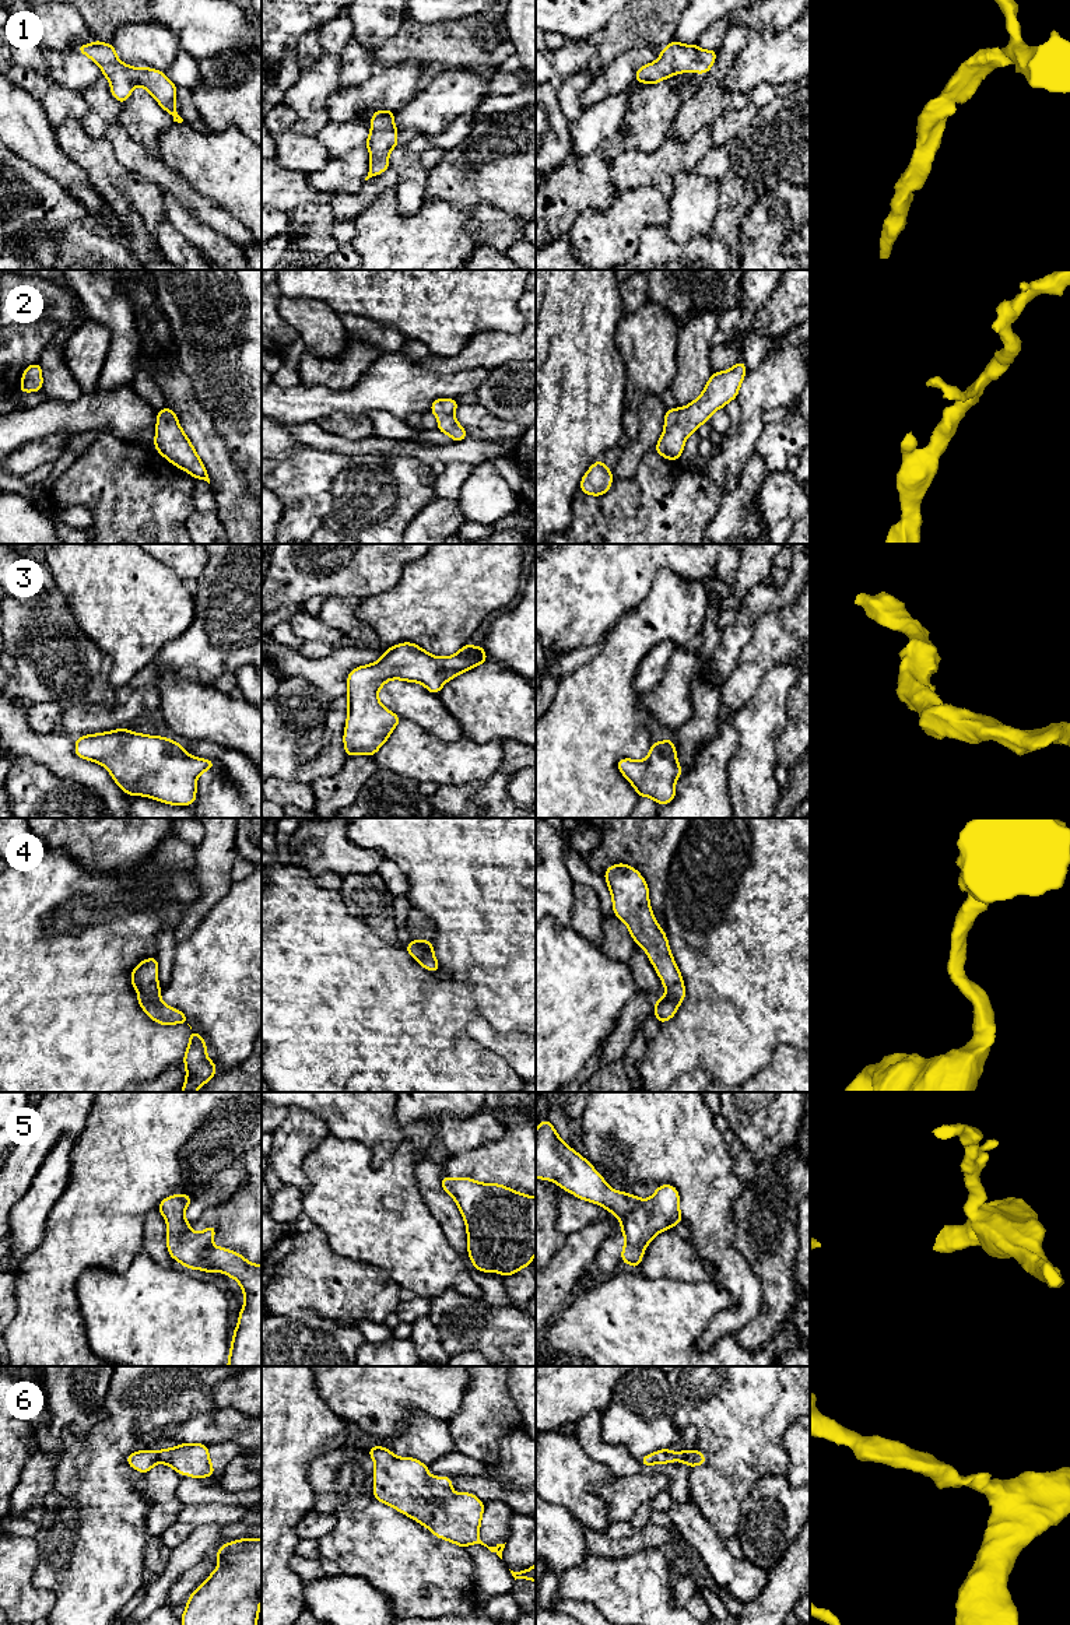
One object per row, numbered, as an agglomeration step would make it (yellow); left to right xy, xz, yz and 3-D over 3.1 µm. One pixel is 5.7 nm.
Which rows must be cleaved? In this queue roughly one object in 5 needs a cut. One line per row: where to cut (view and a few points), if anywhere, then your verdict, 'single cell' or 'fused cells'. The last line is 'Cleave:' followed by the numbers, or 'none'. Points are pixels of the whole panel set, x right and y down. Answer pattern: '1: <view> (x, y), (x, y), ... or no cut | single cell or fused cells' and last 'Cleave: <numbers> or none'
1: no cut | single cell
2: no cut | single cell
3: no cut | single cell
4: no cut | single cell
5: no cut | single cell
6: no cut | single cell
Cleave: none

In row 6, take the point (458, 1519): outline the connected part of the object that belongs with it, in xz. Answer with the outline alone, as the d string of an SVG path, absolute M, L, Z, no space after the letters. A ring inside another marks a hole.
M380 1445L366 1452L375 1463L375 1501L417 1520L438 1538L463 1548L481 1544L502 1559L506 1542L488 1547L480 1540L484 1502L476 1495L455 1494L450 1477L431 1477L417 1459L396 1457Z

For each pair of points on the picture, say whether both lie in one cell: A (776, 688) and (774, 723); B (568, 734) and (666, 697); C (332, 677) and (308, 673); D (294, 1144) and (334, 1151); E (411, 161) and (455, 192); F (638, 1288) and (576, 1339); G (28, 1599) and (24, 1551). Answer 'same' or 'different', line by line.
A: same
B: different
C: same
D: different
E: different
F: same
G: same

